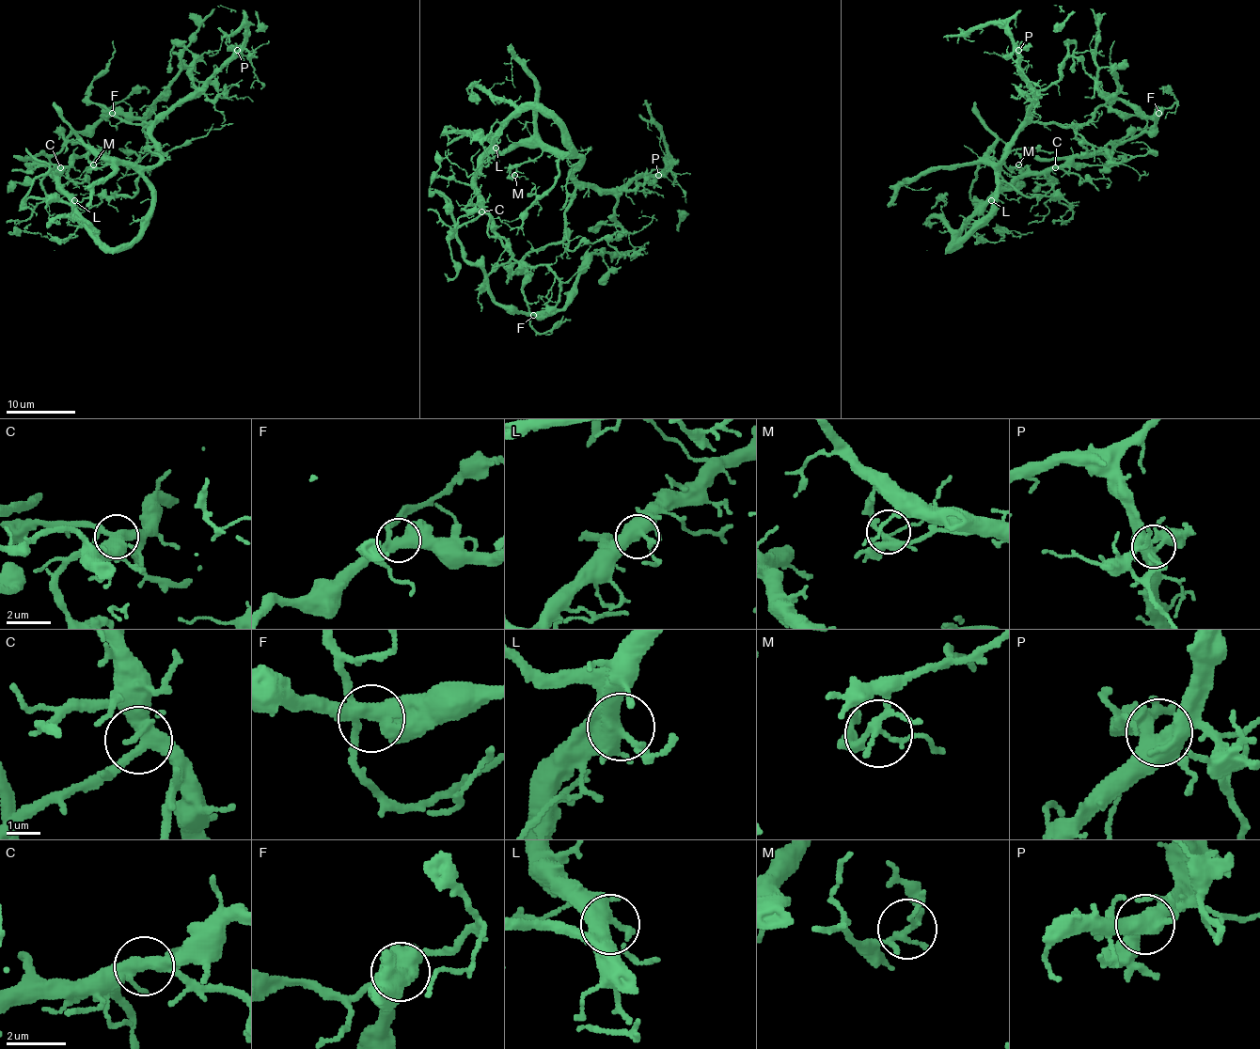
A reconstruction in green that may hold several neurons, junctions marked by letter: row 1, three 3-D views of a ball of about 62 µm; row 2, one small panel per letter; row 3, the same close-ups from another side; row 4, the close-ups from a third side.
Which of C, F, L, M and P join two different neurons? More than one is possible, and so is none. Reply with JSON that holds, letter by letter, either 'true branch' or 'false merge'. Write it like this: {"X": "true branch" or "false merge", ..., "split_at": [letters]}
{"C": "true branch", "F": "true branch", "L": "true branch", "M": "true branch", "P": "true branch", "split_at": []}

